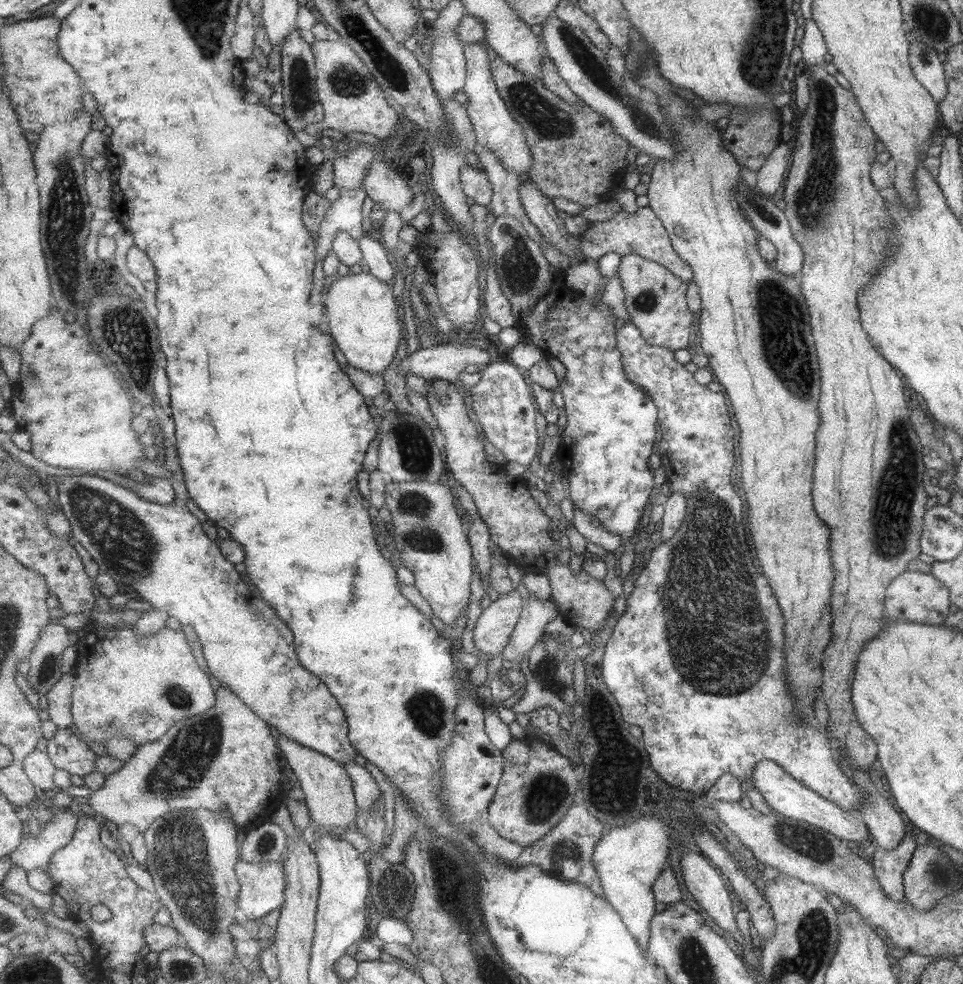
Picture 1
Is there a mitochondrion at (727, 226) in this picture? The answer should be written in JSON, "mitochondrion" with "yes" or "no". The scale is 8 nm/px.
{"mitochondrion":"no"}

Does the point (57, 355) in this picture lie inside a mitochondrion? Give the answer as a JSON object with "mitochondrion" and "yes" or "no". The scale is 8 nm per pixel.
{"mitochondrion":"no"}

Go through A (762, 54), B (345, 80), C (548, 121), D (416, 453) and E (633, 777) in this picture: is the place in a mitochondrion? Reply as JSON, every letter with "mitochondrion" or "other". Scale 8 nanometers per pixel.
{"A":"mitochondrion","B":"mitochondrion","C":"mitochondrion","D":"mitochondrion","E":"other"}

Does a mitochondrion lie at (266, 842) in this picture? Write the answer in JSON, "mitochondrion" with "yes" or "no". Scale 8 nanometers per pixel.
{"mitochondrion":"yes"}

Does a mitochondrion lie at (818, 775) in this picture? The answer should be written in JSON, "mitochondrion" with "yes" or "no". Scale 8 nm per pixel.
{"mitochondrion":"no"}

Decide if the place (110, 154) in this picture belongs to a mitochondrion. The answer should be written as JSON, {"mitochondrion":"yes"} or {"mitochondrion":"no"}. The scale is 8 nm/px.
{"mitochondrion":"no"}

